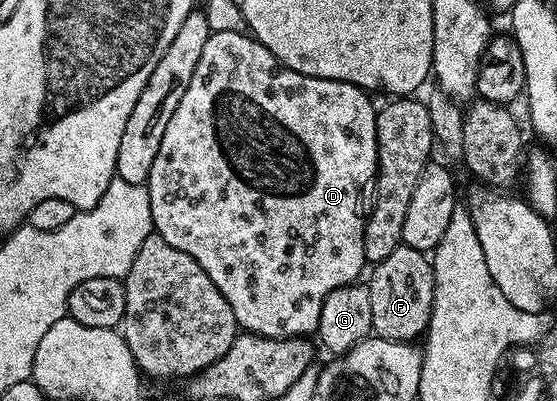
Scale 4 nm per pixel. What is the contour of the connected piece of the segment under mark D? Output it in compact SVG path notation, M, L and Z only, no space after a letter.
M211 32L208 43L204 43L204 52L200 54L200 63L196 63L196 71L192 71L188 91L184 91L183 97L180 98L180 107L176 107L176 111L172 111L172 120L168 122L168 128L164 131L160 151L156 151L156 160L152 163L152 171L150 177L146 180L145 186L146 190L150 192L154 233L162 237L164 243L172 243L172 247L176 247L176 251L184 251L184 255L192 255L192 259L196 259L196 263L200 263L200 267L204 267L208 279L212 279L212 283L216 283L216 287L220 287L220 295L224 295L224 299L228 299L228 307L232 307L232 315L236 315L239 330L255 333L261 337L300 337L317 334L318 324L320 323L320 307L324 307L324 299L328 299L328 295L340 287L355 284L361 278L358 276L361 275L362 268L367 268L368 262L364 255L364 227L366 226L368 210L374 199L374 179L378 175L378 144L376 143L376 119L378 115L376 105L370 102L370 97L371 94L358 85L333 81L332 79L309 77L303 73L287 69L281 61L274 58L272 51L268 51L268 47L264 47L258 42L258 38L249 32Z

